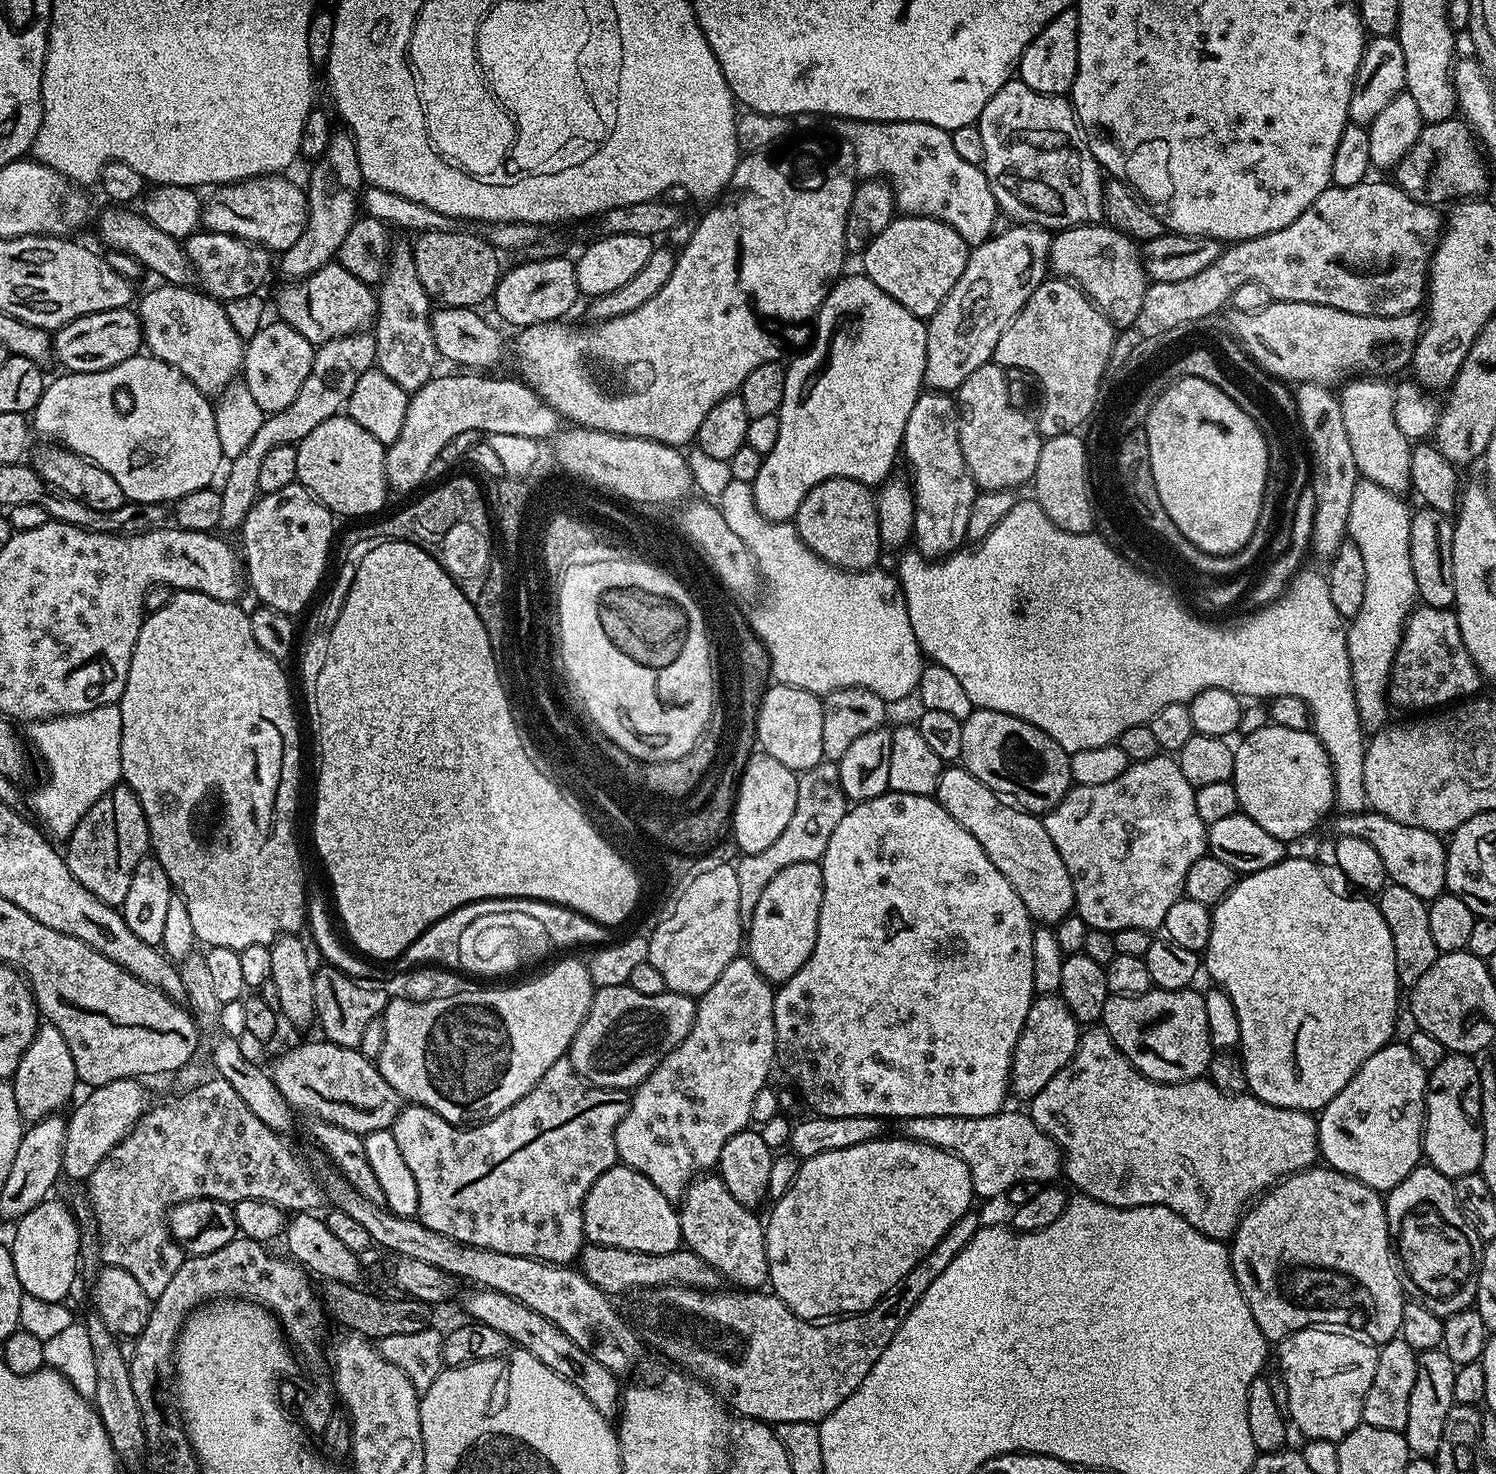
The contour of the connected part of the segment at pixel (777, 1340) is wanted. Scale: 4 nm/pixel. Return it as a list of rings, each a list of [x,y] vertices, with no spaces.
[[[969,1210],[950,1230],[946,1230],[938,1246],[934,1246],[934,1250],[930,1250],[930,1254],[926,1254],[926,1258],[919,1260],[914,1270],[902,1278],[899,1288],[887,1292],[865,1312],[845,1314],[827,1322],[813,1322],[795,1316],[775,1294],[764,1290],[724,1292],[668,1284],[665,1288],[649,1288],[643,1293],[639,1331],[649,1345],[652,1343],[662,1355],[669,1356],[676,1363],[673,1365],[687,1370],[715,1389],[733,1413],[741,1412],[741,1417],[762,1420],[773,1426],[780,1423],[816,1424],[838,1410],[838,1406],[842,1406],[842,1402],[846,1402],[846,1398],[862,1386],[862,1378],[866,1378],[874,1362],[882,1358],[882,1350],[890,1346],[894,1334],[898,1334],[902,1322],[906,1322],[906,1314],[914,1310],[918,1298],[930,1290],[938,1274],[942,1274],[942,1270],[946,1270],[946,1266],[950,1266],[950,1262],[954,1262],[954,1258],[969,1244],[982,1226],[982,1220],[975,1212]]]

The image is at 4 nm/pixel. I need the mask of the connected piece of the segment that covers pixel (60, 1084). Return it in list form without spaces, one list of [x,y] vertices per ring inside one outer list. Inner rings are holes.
[[[44,1022],[37,1027],[10,1083],[14,1090],[14,1102],[18,1102],[21,1117],[28,1122],[45,1120],[47,1116],[59,1113],[60,1107],[71,1098],[72,1091],[78,1088],[74,1058],[70,1058],[70,1046],[66,1046],[66,1038],[58,1034],[53,1024]]]

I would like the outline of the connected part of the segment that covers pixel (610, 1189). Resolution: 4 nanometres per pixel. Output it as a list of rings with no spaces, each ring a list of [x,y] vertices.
[[[617,1163],[616,1167],[606,1170],[584,1199],[584,1235],[591,1243],[618,1246],[622,1250],[638,1250],[642,1254],[670,1254],[681,1247],[680,1214],[677,1205],[650,1182],[638,1170]]]

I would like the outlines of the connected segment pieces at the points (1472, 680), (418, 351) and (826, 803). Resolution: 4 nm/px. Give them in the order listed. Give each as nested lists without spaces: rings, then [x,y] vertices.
[[[1429,604],[1413,608],[1408,621],[1404,623],[1404,633],[1388,676],[1387,699],[1391,707],[1409,708],[1412,714],[1440,710],[1465,698],[1475,697],[1480,684],[1480,671],[1470,658],[1470,650],[1466,650],[1466,642],[1462,642],[1462,630],[1458,630],[1455,611]]]
[[[393,243],[387,258],[387,271],[378,284],[374,321],[375,367],[379,368],[382,374],[386,374],[386,378],[398,382],[398,386],[402,386],[402,390],[409,394],[426,386],[426,382],[432,379],[437,371],[438,353],[428,304],[430,305],[430,297],[426,294],[422,278],[418,278],[418,270],[414,266],[412,244]]]
[[[821,762],[799,773],[798,802],[794,802],[794,818],[790,818],[786,830],[782,830],[782,834],[778,834],[777,840],[771,846],[766,846],[766,850],[749,856],[741,855],[740,861],[735,861],[741,921],[747,922],[752,919],[754,908],[758,906],[758,898],[762,898],[762,890],[770,886],[770,878],[774,878],[774,874],[798,862],[823,860],[826,846],[830,846],[830,834],[834,834],[838,822],[842,822],[849,807],[849,801],[840,785],[835,763]]]

